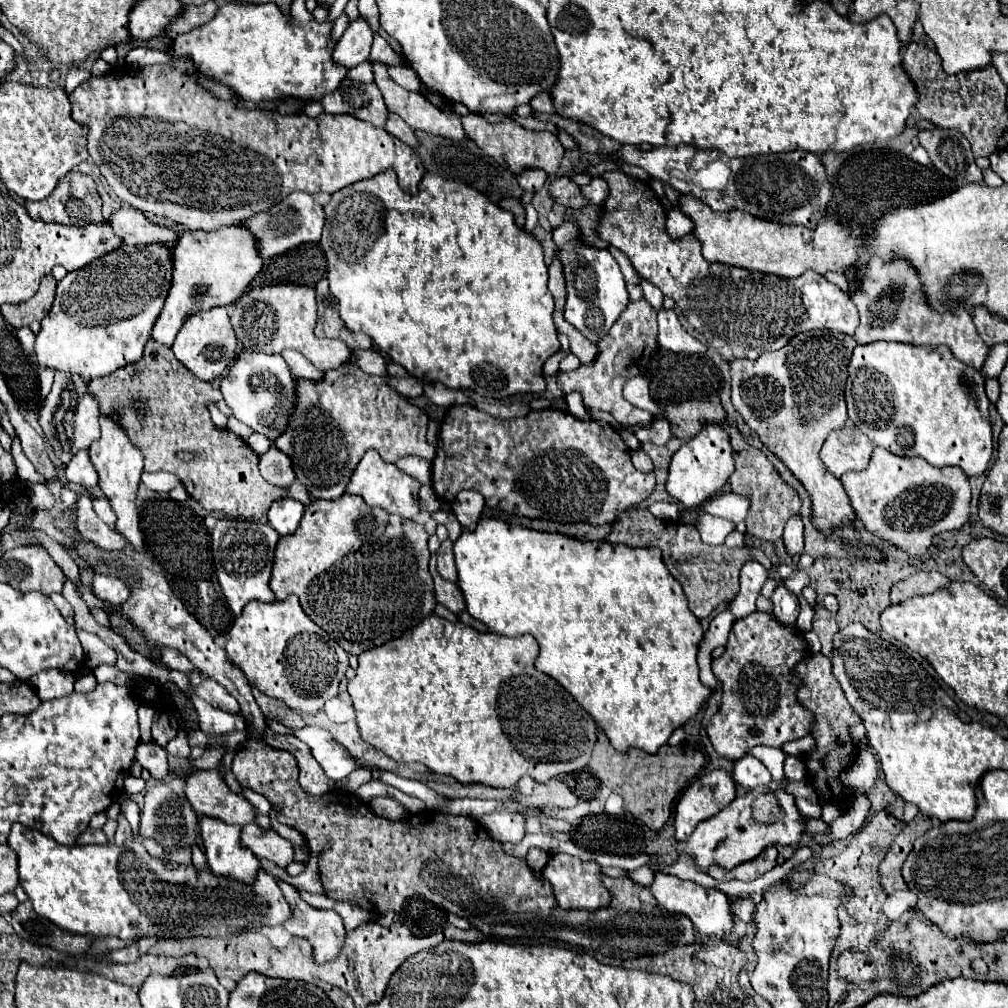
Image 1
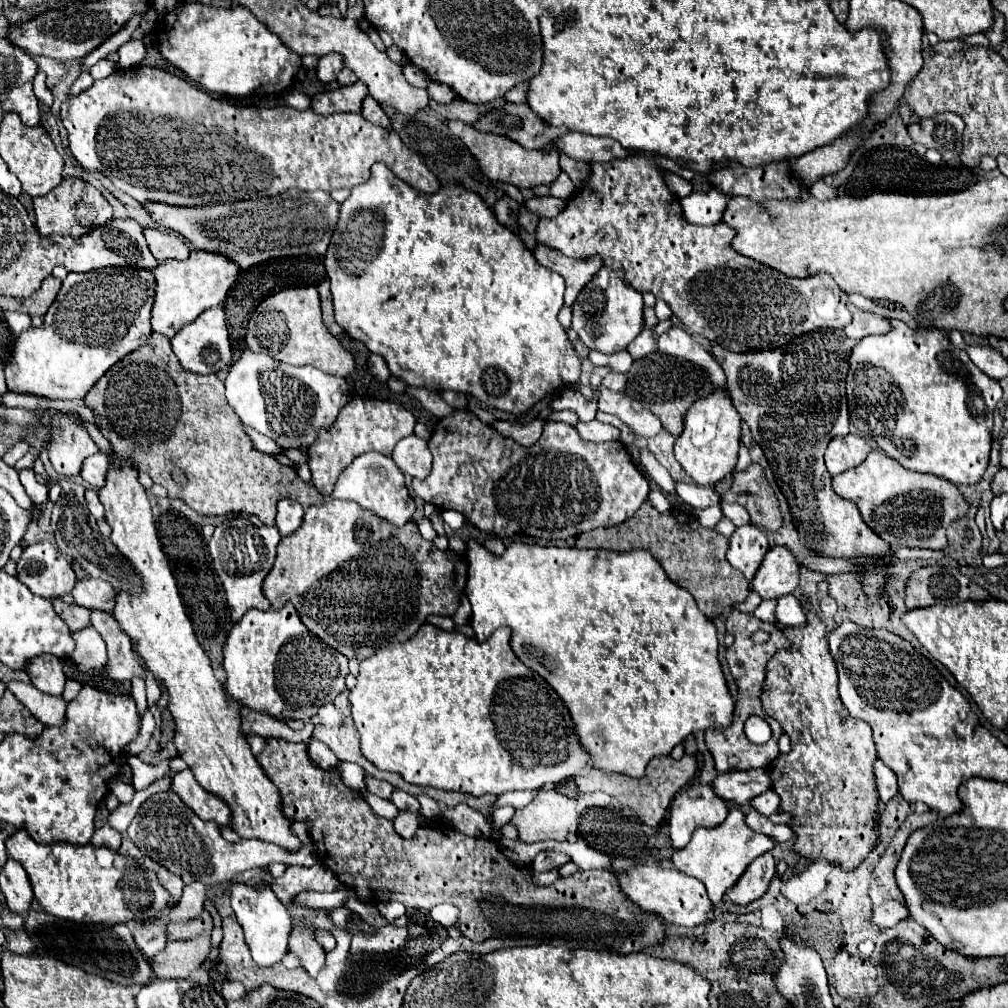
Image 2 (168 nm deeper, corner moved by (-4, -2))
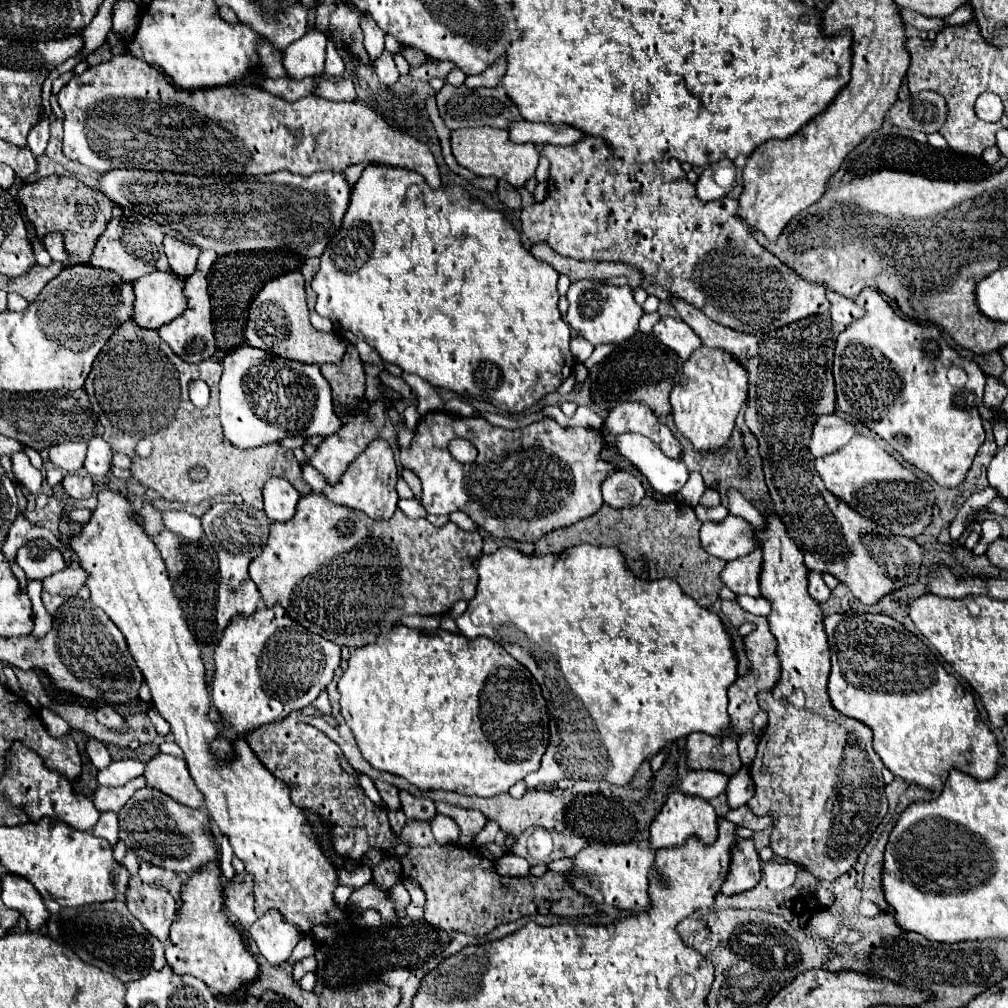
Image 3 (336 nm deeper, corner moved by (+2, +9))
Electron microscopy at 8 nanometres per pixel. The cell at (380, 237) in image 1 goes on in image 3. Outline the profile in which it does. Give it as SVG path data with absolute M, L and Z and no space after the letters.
M368 164L364 168L362 176L358 178L358 182L352 186L350 204L348 204L348 210L342 218L342 226L330 238L320 260L322 260L320 270L312 282L312 288L318 294L316 312L320 316L326 316L332 320L336 334L352 344L356 344L356 342L370 344L386 364L396 364L408 374L418 374L420 378L424 378L426 382L438 386L438 388L454 390L464 398L468 396L474 400L486 400L504 412L518 414L518 412L524 412L526 408L530 408L532 404L536 404L542 396L556 392L556 388L574 370L576 360L570 354L570 328L558 312L558 292L556 292L558 272L550 264L534 258L522 246L518 230L512 226L512 222L502 212L488 210L464 186L446 184L446 186L434 190L414 170Z

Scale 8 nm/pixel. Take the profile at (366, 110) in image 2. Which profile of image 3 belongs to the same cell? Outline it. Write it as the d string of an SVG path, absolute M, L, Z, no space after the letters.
M316 76L316 84L318 90L316 94L328 100L356 100L356 90L354 90L354 82L352 78L344 78L344 80L326 80L326 78L318 78Z

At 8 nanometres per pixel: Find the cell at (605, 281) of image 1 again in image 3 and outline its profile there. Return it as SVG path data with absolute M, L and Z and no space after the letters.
M580 280L570 284L566 298L570 302L570 308L566 314L568 326L594 346L608 344L608 342L618 344L622 340L628 340L632 334L636 334L638 320L644 314L642 306L636 304L634 292L630 286L612 286L612 284Z

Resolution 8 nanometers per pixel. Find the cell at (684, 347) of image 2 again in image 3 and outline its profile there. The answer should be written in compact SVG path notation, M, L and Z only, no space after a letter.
M660 318L660 322L654 326L654 334L682 360L688 360L688 352L694 352L696 348L702 346L702 340L680 318Z

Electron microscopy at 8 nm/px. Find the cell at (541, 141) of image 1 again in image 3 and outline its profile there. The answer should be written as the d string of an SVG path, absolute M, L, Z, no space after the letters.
M462 128L452 132L452 154L456 162L478 176L494 176L498 180L506 180L512 186L520 188L530 178L534 178L538 166L538 150L534 144L514 144L510 134L500 128Z

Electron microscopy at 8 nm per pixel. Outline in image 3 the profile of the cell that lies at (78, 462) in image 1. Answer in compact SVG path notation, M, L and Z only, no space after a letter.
M92 438L88 442L88 456L84 462L84 468L88 474L98 474L104 476L110 470L112 462L112 450L102 438Z

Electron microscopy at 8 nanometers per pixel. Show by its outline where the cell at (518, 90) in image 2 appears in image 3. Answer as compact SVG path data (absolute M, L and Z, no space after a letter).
M500 58L486 72L482 72L478 76L468 76L464 84L468 88L490 88L490 86L498 86L500 80L502 80L502 76L504 76L504 70L506 70L506 58Z

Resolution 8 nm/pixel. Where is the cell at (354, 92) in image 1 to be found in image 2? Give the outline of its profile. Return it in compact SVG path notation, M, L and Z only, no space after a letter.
M356 81L354 85L338 87L334 91L324 91L312 97L312 111L318 115L332 115L340 111L352 111L360 113L362 99L368 95L368 87L362 81Z

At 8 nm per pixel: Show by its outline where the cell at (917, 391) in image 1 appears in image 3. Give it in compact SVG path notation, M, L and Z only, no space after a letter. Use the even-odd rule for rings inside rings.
M864 288L864 290L860 292L860 296L854 298L854 302L856 302L858 306L864 306L866 316L860 318L860 320L856 320L854 324L850 324L850 326L838 336L838 342L836 342L834 368L832 368L832 372L834 372L834 382L836 382L836 402L838 402L838 408L840 408L844 414L850 414L850 416L856 418L858 422L866 424L872 432L876 432L880 438L884 438L894 450L898 450L904 460L908 460L910 464L914 464L914 466L920 468L922 472L930 474L938 484L942 484L942 486L958 486L958 484L964 480L964 476L966 476L966 472L968 472L968 468L970 468L976 452L980 450L980 446L982 446L984 440L986 440L986 434L984 434L984 428L982 428L982 418L980 418L980 412L978 412L978 408L980 408L980 404L982 404L982 396L984 396L986 374L980 370L980 366L978 366L974 360L962 358L962 356L948 344L948 340L944 338L944 334L942 334L940 328L936 328L934 324L932 324L932 326L930 326L930 324L920 324L920 322L908 320L908 318L904 318L904 316L898 316L898 314L892 310L892 306L882 298L882 294L876 292L874 288ZM952 366L958 366L958 368L962 368L962 370L968 374L968 382L964 384L964 392L956 390L956 388L948 382L948 370L950 370Z

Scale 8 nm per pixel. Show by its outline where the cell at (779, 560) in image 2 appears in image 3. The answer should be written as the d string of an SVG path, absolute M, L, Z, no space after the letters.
M756 548L754 552L728 562L720 576L724 578L724 584L732 592L748 594L748 596L760 596L762 562L764 562L762 548Z

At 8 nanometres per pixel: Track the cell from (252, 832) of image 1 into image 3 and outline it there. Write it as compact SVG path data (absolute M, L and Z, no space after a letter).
M140 788L128 804L118 812L120 840L126 842L142 860L174 870L178 874L192 874L218 858L218 844L210 830L210 816L206 810L188 808L156 788Z

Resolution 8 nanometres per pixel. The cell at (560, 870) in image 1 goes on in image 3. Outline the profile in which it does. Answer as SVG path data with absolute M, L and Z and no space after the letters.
M504 854L496 862L496 866L500 868L502 876L528 876L530 874L530 864L524 858L516 856L516 854L510 854L510 856Z

